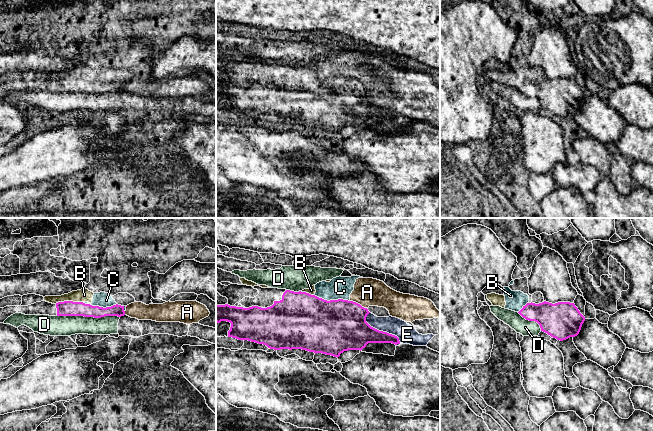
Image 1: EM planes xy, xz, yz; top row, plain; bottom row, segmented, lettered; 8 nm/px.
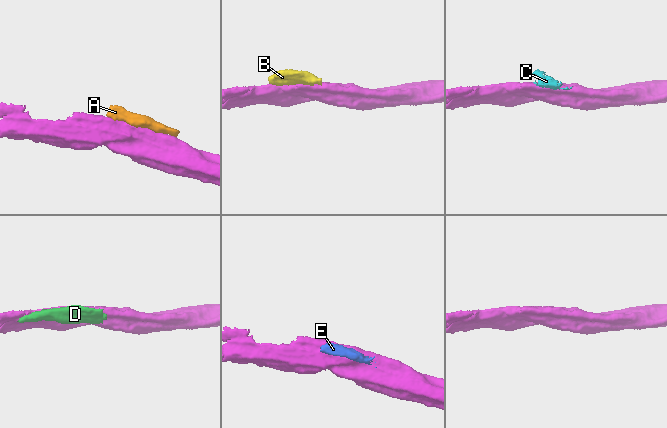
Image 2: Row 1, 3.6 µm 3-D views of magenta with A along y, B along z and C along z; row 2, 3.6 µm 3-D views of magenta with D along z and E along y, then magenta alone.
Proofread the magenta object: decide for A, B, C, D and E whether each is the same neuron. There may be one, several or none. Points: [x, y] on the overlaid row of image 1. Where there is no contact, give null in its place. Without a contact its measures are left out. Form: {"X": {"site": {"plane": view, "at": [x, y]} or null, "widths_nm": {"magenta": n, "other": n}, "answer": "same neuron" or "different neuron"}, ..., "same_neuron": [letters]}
{"A": {"site": {"plane": "xz", "at": [357, 303]}, "widths_nm": {"magenta": 420, "other": 220}, "answer": "different neuron"}, "B": {"site": {"plane": "xy", "at": [68, 301]}, "widths_nm": {"magenta": 130, "other": 110}, "answer": "different neuron"}, "C": {"site": {"plane": "xz", "at": [332, 300]}, "widths_nm": {"magenta": 440, "other": 180}, "answer": "different neuron"}, "D": {"site": {"plane": "xy", "at": [88, 316]}, "widths_nm": {"magenta": 130, "other": 160}, "answer": "different neuron"}, "E": {"site": {"plane": "xz", "at": [381, 331]}, "widths_nm": {"magenta": 300, "other": 150}, "answer": "different neuron"}, "same_neuron": []}

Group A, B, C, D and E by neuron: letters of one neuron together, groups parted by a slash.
A B C E / D

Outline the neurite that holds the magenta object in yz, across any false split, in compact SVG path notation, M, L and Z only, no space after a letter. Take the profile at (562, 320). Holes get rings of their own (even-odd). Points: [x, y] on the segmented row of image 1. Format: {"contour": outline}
{"contour": "M531 302L518 313L526 320L537 322L541 331L560 341L577 336L585 321L575 304L570 302Z"}

